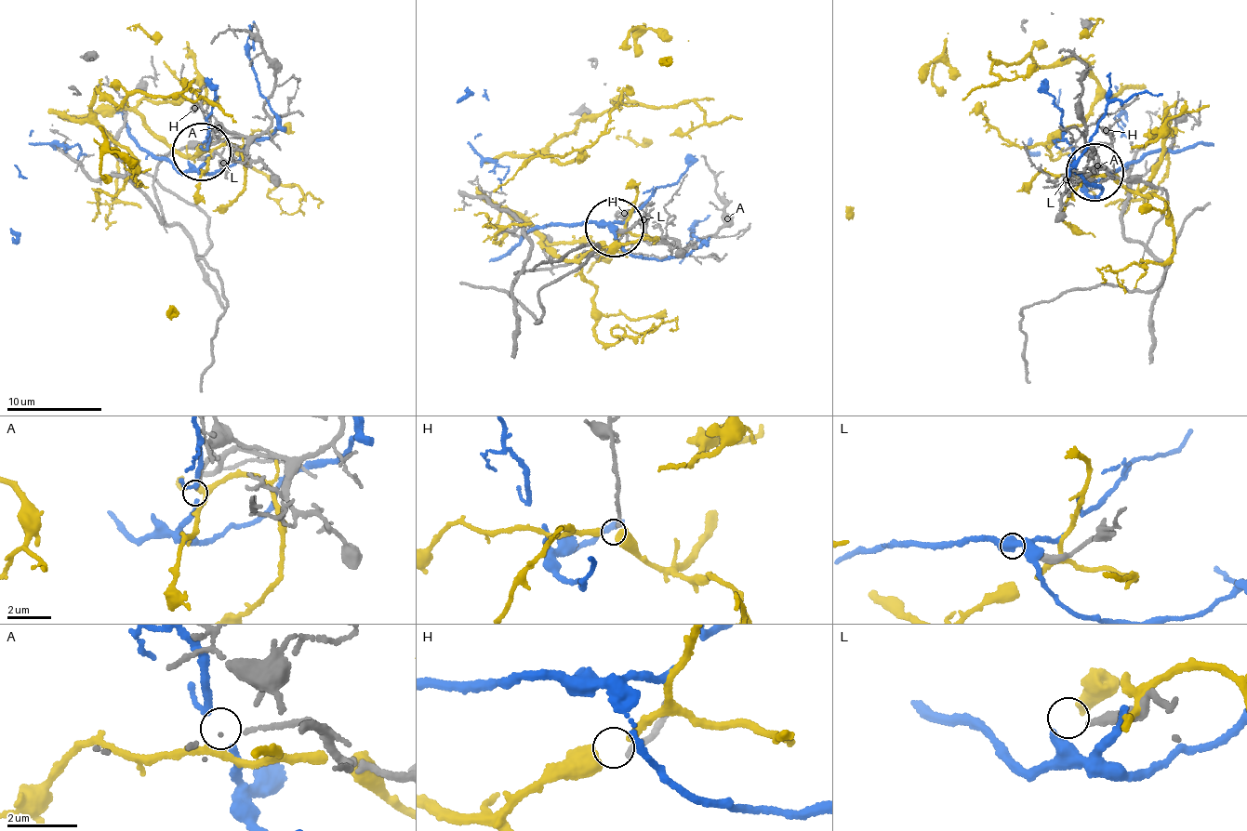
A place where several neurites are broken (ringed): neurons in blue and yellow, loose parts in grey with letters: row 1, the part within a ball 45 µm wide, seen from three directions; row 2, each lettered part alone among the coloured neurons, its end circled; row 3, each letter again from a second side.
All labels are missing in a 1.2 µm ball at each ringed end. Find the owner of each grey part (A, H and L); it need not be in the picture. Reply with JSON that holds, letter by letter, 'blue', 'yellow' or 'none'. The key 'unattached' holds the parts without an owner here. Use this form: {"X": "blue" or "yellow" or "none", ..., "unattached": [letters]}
{"A": "none", "H": "yellow", "L": "none", "unattached": ["A", "L"]}

